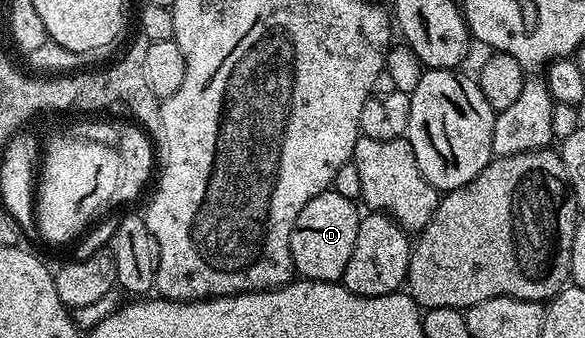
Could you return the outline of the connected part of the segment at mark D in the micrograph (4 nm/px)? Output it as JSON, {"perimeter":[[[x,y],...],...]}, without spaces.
{"perimeter":[[[330,190],[320,192],[307,202],[307,206],[303,206],[303,210],[299,210],[299,218],[295,218],[295,226],[291,230],[291,258],[298,277],[323,282],[340,281],[343,270],[347,270],[347,258],[351,258],[351,250],[355,250],[355,234],[361,221],[357,207],[354,201],[343,198],[343,194]]]}

